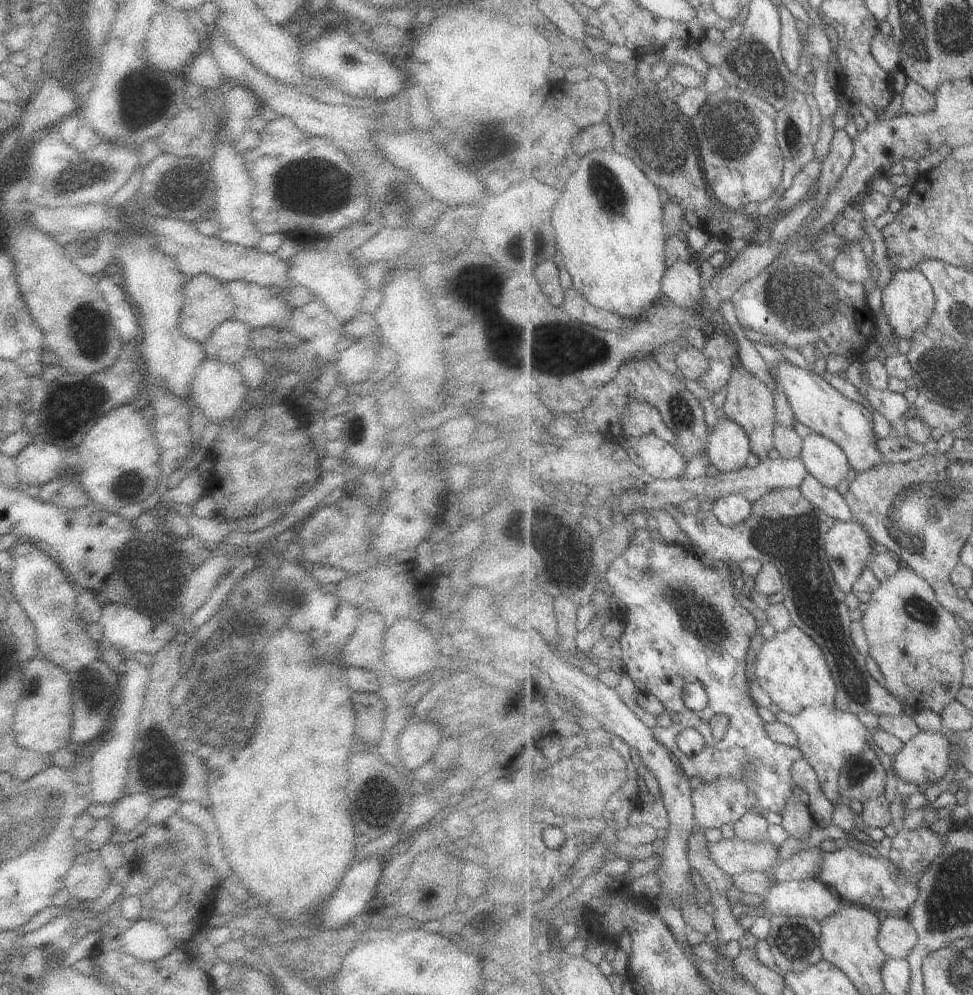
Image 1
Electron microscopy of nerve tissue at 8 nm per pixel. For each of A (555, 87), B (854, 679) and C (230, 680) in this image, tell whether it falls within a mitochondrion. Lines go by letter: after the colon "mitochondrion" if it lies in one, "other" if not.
A: other
B: mitochondrion
C: mitochondrion

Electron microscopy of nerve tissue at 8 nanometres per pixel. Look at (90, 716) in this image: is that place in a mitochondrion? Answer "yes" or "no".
yes

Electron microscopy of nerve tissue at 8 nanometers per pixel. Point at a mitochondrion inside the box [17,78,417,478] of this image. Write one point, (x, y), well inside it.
(80, 174)

